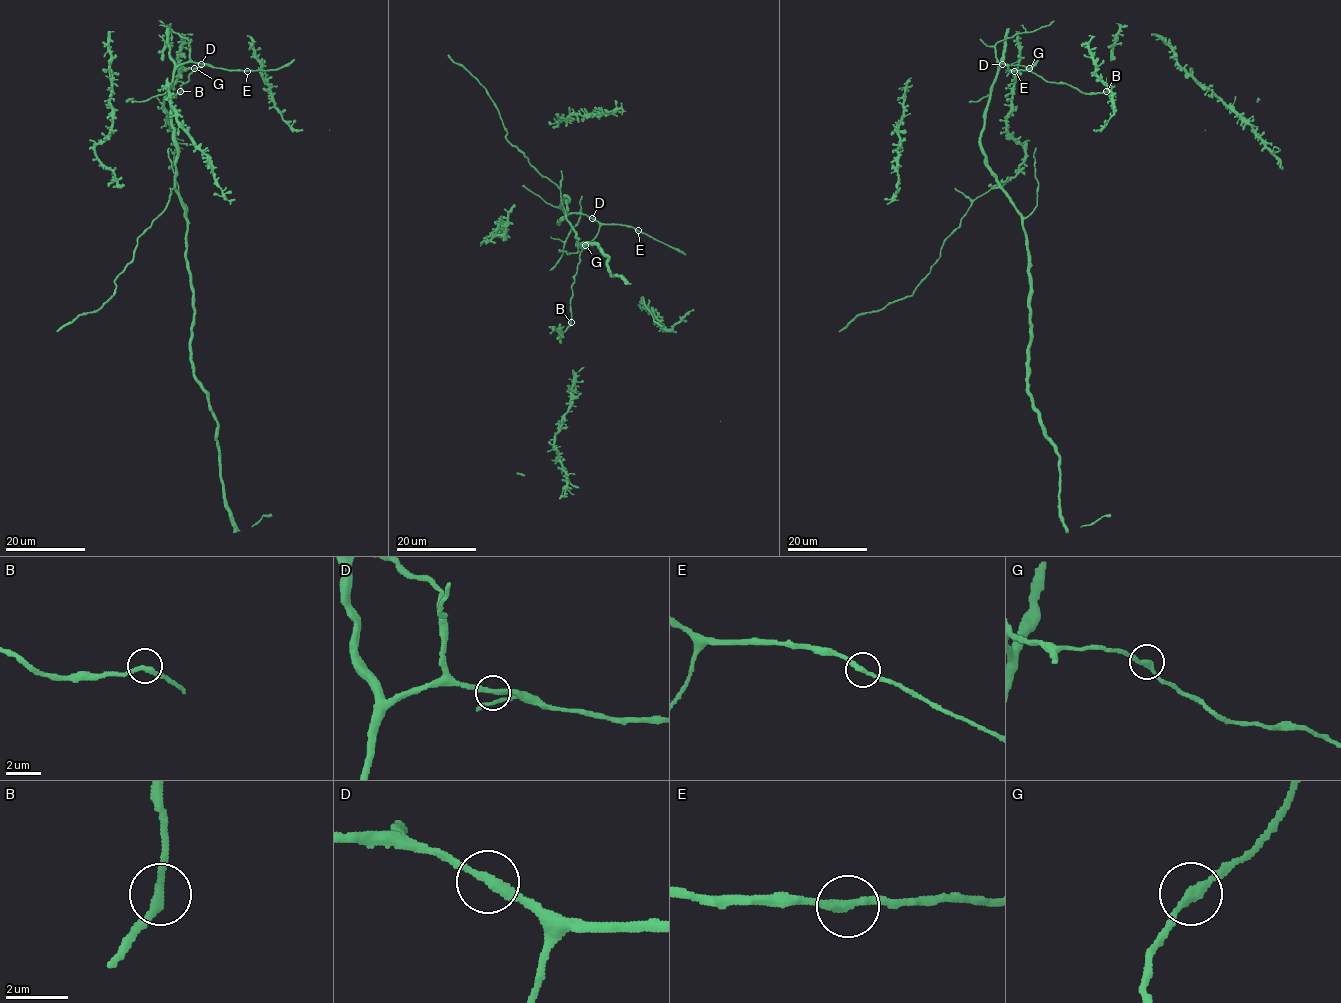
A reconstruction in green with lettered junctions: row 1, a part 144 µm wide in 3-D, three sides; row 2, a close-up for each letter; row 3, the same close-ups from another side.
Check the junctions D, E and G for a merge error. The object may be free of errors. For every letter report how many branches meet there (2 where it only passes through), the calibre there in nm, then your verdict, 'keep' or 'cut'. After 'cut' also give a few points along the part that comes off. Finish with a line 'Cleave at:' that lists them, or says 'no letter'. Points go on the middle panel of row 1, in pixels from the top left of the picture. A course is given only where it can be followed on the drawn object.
D: 2 branches meet; 280 nm thick; keep
E: 2 branches meet; 240 nm thick; keep
G: 2 branches meet; 280 nm thick; keep
Cleave at: no letter

